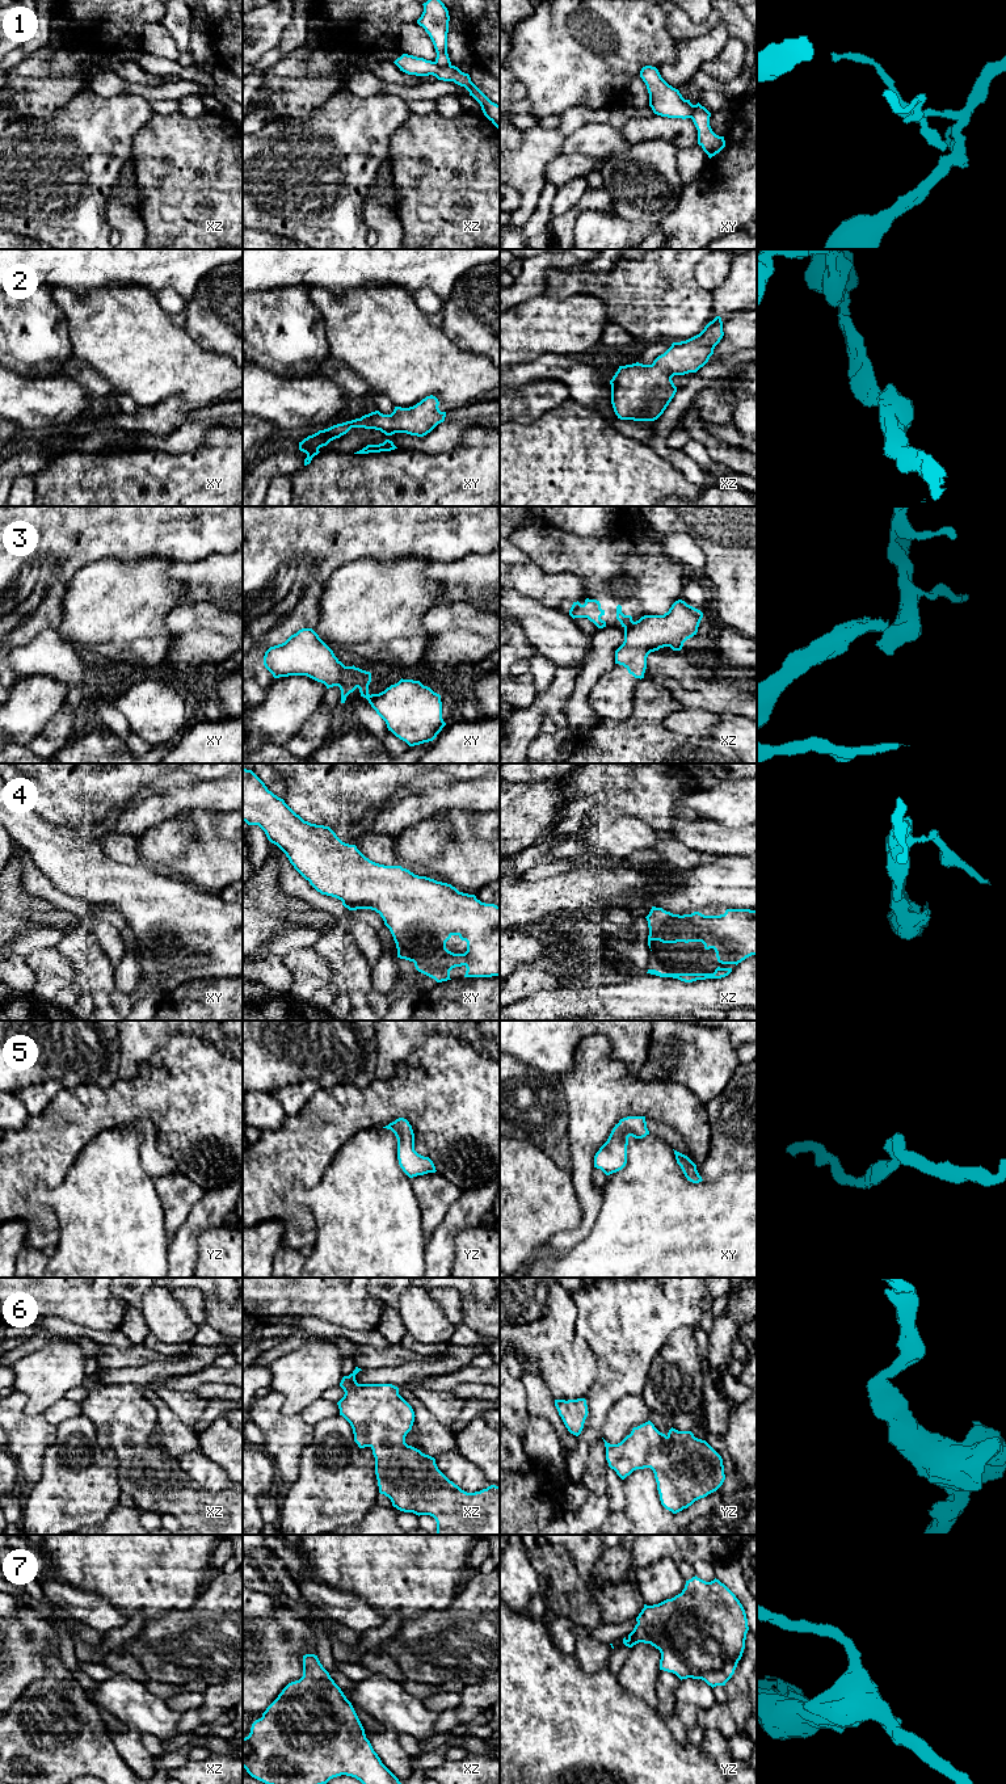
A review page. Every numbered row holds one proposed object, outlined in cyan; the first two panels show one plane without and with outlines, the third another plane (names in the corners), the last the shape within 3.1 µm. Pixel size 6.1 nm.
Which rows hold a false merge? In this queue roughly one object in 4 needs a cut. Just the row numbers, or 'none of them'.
1, 3

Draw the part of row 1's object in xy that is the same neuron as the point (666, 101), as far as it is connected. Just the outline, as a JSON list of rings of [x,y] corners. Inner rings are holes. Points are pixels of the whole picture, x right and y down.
[[[645,66],[640,71],[640,77],[649,93],[649,106],[653,113],[668,118],[691,118],[696,108],[703,108],[699,102],[693,105],[685,100],[678,89],[669,85],[660,75],[658,70]],[[706,109],[707,110],[707,109]]]

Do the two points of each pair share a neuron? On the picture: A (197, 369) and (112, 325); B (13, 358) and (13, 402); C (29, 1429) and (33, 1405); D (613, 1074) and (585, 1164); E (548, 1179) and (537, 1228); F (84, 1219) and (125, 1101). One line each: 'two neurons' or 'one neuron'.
A: one neuron
B: two neurons
C: two neurons
D: one neuron
E: one neuron
F: two neurons

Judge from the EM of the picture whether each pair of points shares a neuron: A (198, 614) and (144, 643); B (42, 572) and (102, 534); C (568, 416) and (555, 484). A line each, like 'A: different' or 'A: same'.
A: different
B: same
C: same

